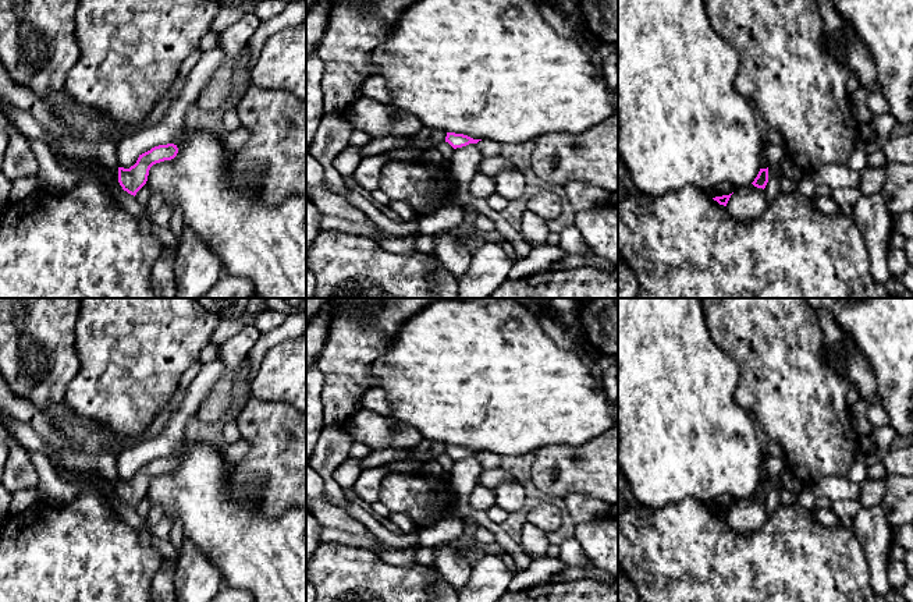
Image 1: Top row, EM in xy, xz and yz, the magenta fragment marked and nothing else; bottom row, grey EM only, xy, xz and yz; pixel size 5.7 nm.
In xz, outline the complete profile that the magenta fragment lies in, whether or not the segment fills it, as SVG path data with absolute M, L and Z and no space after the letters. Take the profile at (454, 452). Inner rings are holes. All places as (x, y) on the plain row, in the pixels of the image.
M447 445L445 454L448 454L454 461L466 458L469 456L477 456L482 452L473 452L463 446Z

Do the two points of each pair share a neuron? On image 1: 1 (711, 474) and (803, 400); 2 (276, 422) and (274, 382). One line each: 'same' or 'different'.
1: different
2: different

